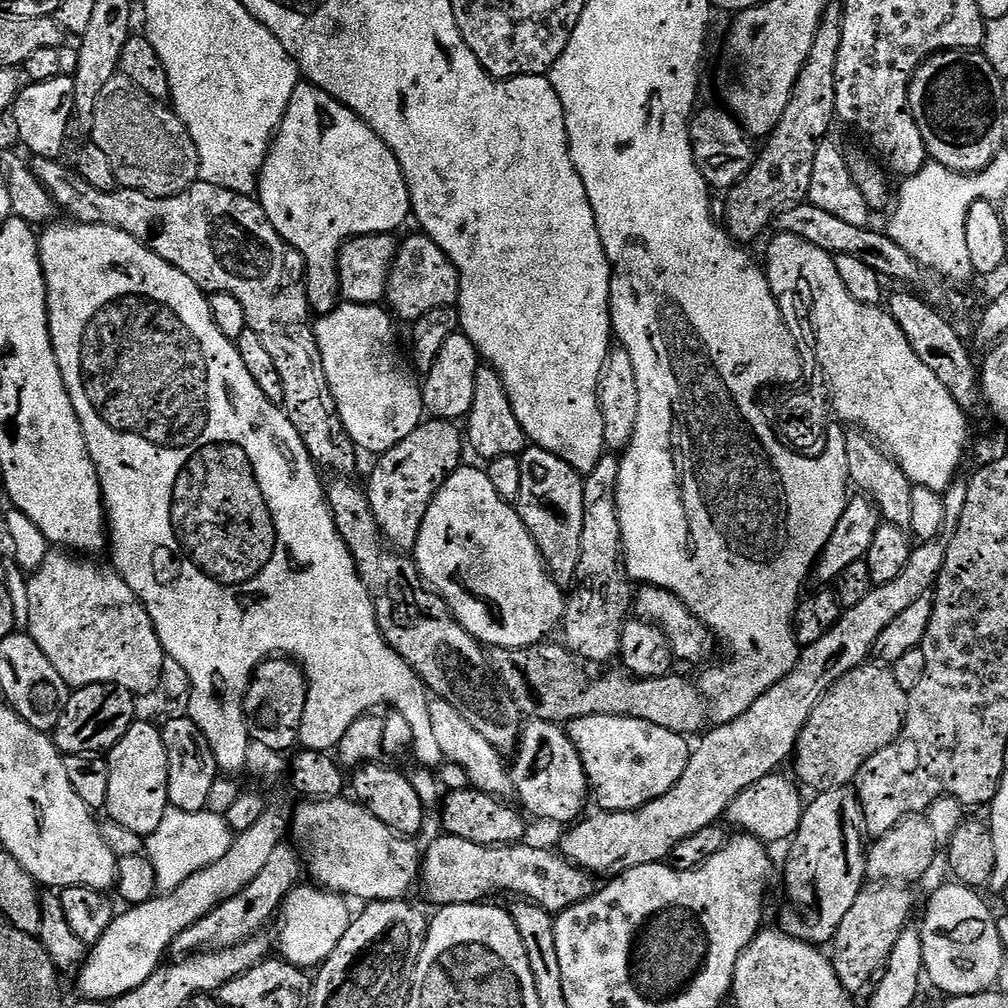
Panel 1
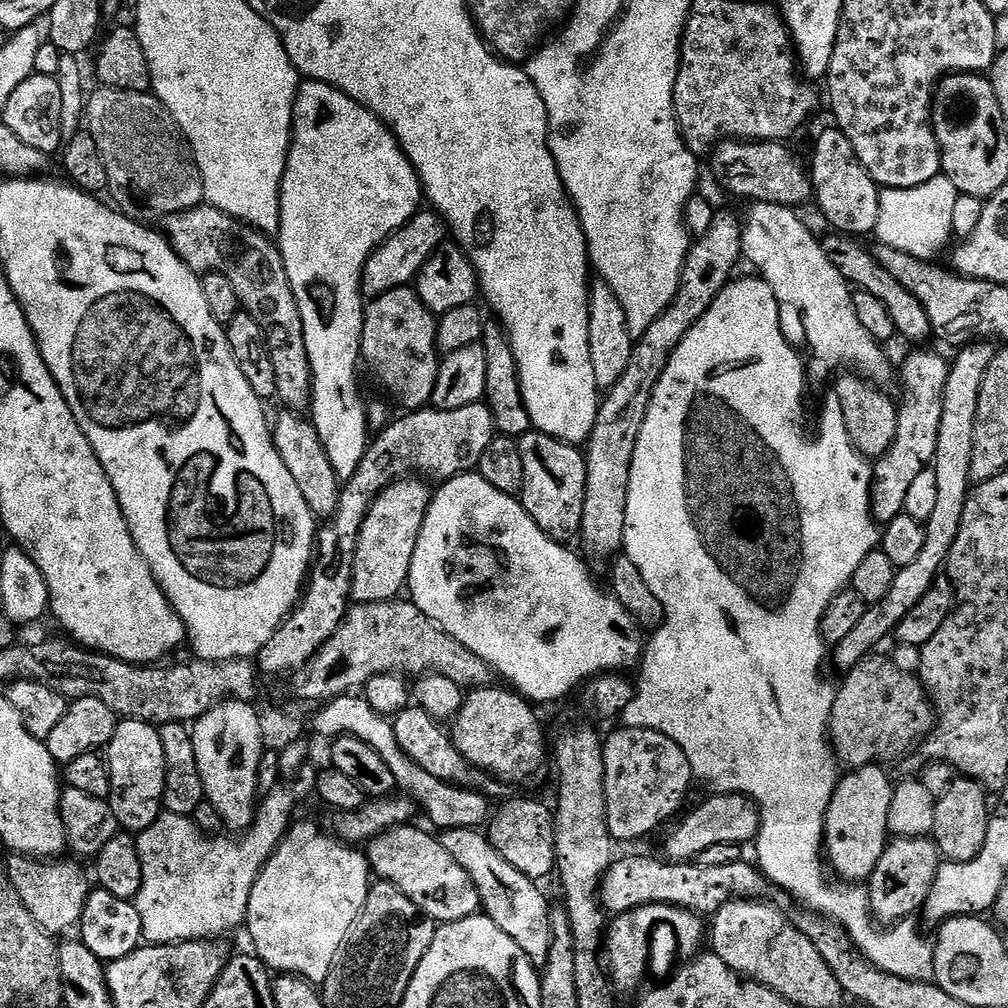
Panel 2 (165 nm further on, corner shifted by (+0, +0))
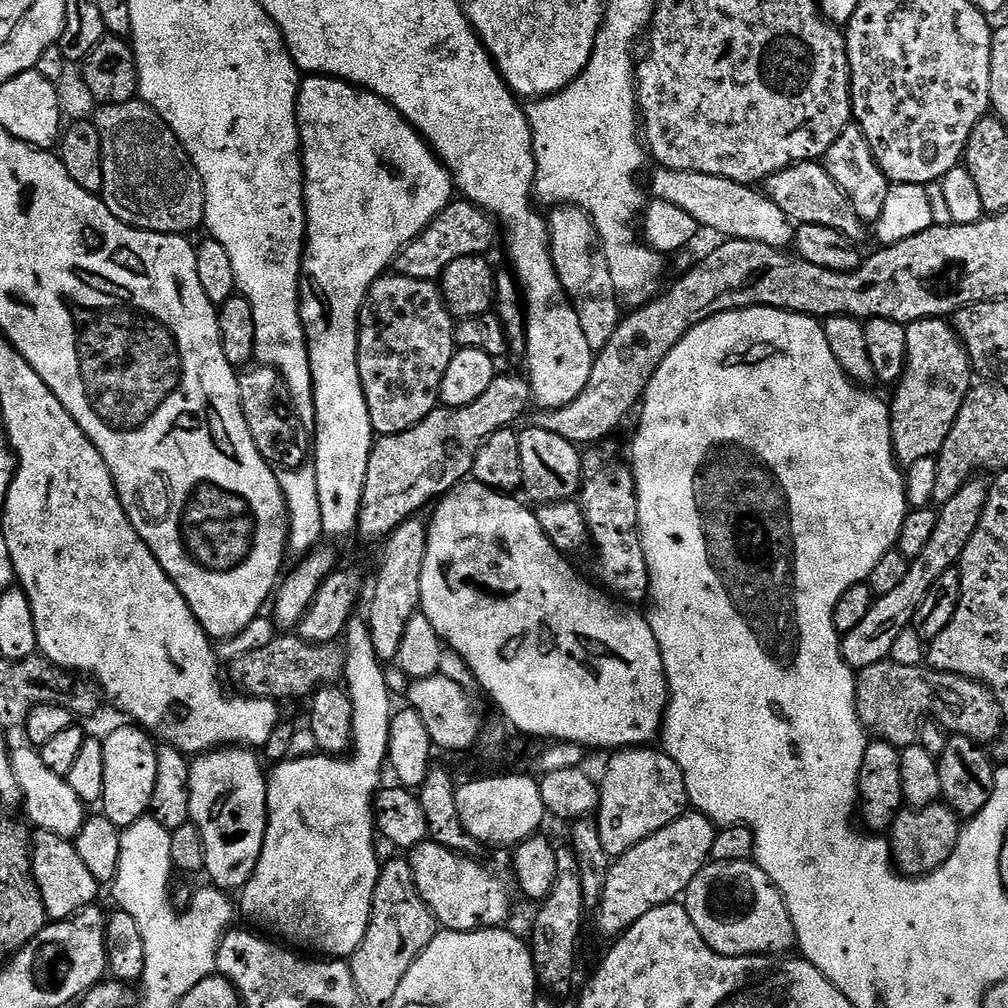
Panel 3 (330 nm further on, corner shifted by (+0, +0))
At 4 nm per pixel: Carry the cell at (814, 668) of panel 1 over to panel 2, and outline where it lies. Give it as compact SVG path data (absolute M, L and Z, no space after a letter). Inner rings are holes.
M973 342L963 345L951 361L948 370L948 381L942 404L942 422L938 426L938 450L934 467L938 474L938 495L935 510L930 518L924 521L926 542L922 545L918 559L910 562L910 566L899 569L894 578L893 585L882 598L882 602L865 607L862 622L854 626L854 631L842 642L834 645L836 664L841 673L846 674L858 662L873 655L876 648L887 636L895 633L896 627L922 602L926 590L936 581L936 577L945 571L948 555L958 538L958 526L962 526L962 513L966 511L968 494L974 481L970 474L970 454L974 454L974 422L978 418L978 394L982 390L982 378L986 378L986 370L990 370L990 362L994 362L997 345L992 342Z

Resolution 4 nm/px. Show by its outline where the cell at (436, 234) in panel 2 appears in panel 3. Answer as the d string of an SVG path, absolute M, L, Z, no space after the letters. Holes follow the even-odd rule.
M456 198L424 227L422 234L415 236L396 255L394 272L397 276L436 282L446 270L446 266L450 266L450 262L467 256L484 256L491 250L495 240L498 240L498 228L493 217L483 208L477 208L463 198Z

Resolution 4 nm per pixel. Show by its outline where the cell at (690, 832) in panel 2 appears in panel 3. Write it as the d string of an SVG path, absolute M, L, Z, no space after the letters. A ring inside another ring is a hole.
M689 810L679 816L670 826L662 826L650 838L638 842L626 854L611 861L606 886L602 890L600 903L595 905L596 928L604 936L619 937L642 914L650 914L663 904L679 901L687 892L690 882L705 864L709 863L718 828L709 816Z

